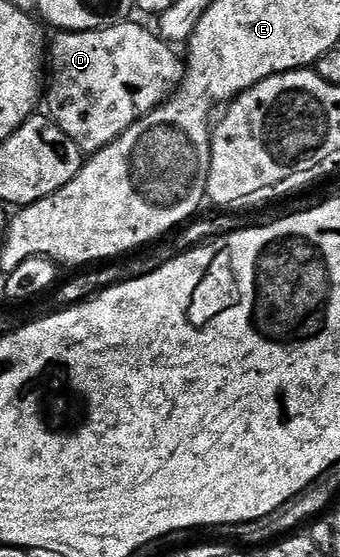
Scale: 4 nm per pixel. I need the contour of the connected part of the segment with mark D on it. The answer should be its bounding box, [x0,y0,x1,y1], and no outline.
[47,23,185,154]

